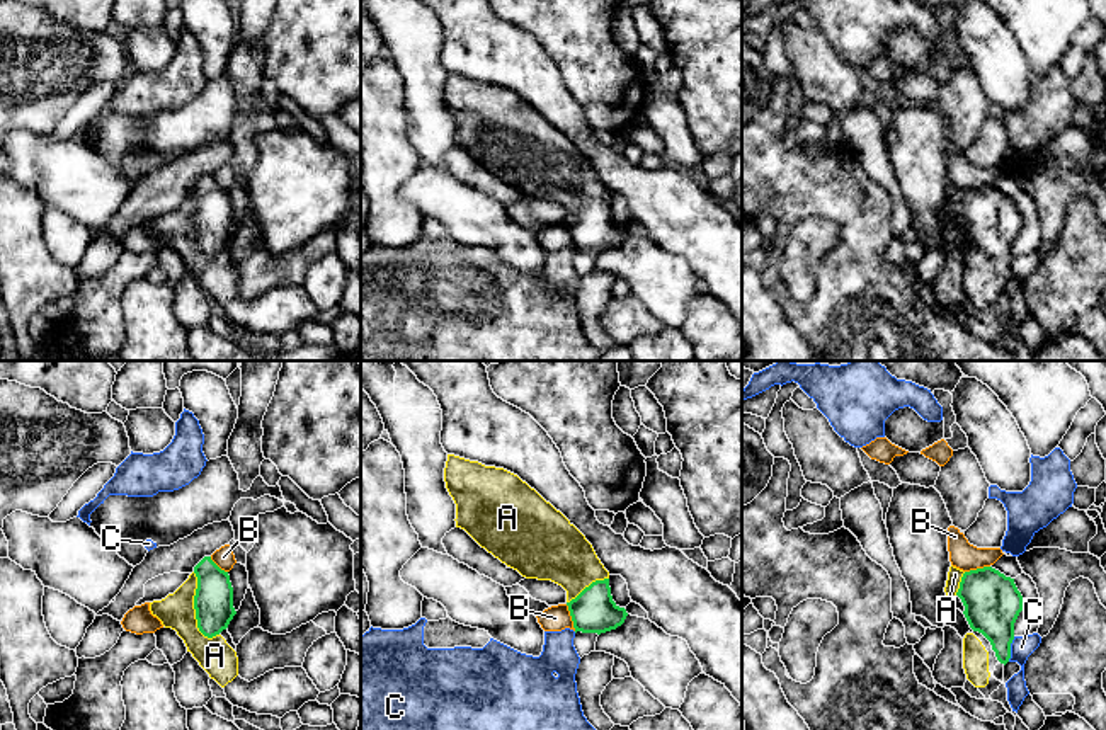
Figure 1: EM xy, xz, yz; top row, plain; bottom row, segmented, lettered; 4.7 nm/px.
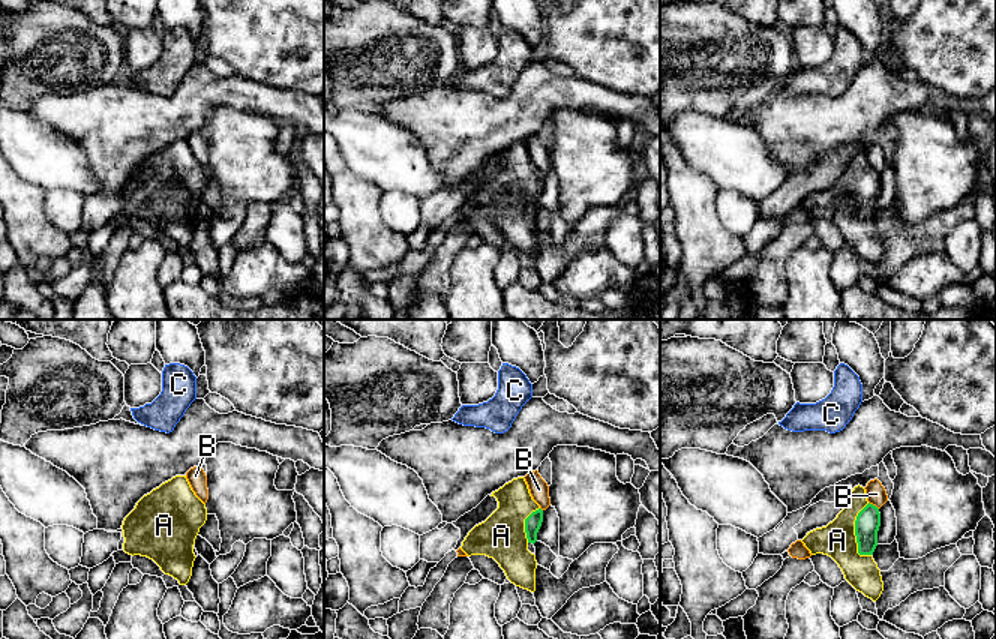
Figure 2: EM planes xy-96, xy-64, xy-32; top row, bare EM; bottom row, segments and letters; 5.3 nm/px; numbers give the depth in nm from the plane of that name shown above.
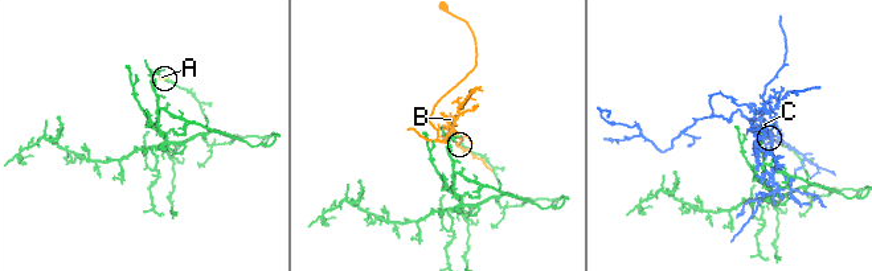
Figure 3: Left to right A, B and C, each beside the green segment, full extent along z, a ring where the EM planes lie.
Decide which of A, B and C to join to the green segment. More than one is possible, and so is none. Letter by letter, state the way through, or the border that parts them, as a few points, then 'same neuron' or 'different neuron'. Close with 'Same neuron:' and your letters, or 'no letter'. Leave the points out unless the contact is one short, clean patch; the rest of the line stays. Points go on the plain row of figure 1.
A: same neuron
B: different neuron
C: different neuron
Same neuron: A

